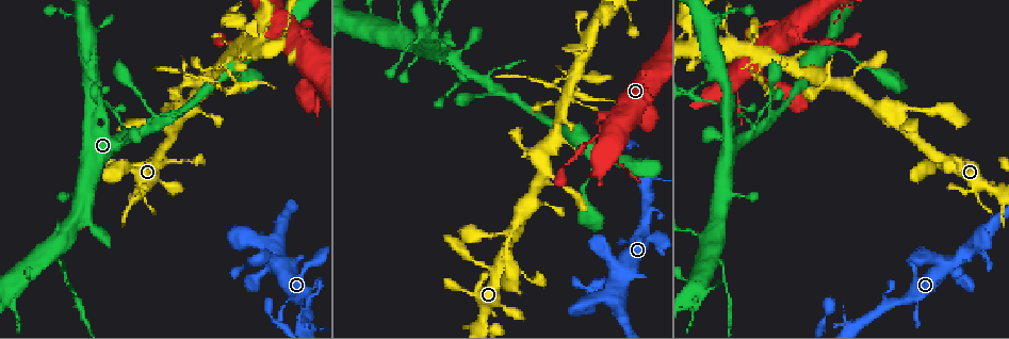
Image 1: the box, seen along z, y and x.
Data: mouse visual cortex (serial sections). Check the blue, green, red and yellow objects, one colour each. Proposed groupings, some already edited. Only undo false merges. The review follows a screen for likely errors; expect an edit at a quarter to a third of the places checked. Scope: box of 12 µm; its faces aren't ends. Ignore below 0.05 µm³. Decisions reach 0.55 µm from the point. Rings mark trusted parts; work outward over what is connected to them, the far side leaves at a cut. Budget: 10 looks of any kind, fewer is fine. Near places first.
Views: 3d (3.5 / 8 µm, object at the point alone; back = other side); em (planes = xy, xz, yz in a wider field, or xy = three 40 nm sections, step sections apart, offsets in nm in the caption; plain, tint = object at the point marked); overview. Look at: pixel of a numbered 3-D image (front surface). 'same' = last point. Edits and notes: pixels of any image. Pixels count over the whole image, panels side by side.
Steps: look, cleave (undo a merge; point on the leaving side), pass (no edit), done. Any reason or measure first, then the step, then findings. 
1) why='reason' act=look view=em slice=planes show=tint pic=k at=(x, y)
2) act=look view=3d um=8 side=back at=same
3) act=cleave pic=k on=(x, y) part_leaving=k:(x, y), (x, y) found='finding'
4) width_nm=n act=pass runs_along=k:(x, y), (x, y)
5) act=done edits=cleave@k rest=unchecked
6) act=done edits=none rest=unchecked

why='sudden change in width' act=look view=3d um=3.5 side=back pic=1 at=(762, 66)

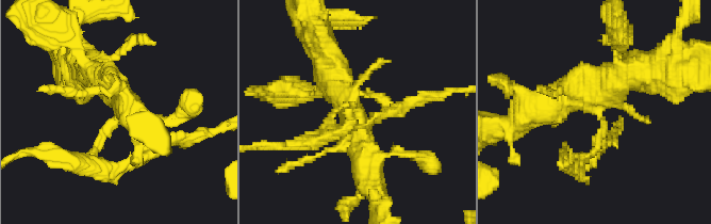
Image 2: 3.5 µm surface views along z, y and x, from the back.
act=cleave pic=2 on=(596, 156) part_leaving=2:(604, 123), (579, 165), (592, 156) found='a second cell is stuck on'

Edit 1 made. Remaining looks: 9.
why='redraw' act=look view=overview

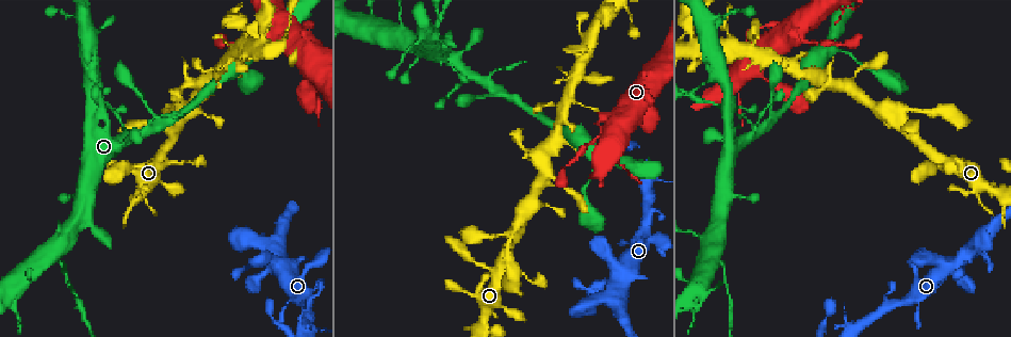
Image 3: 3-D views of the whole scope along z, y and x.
act=look view=3d um=3.5 pic=3 at=(597, 135)

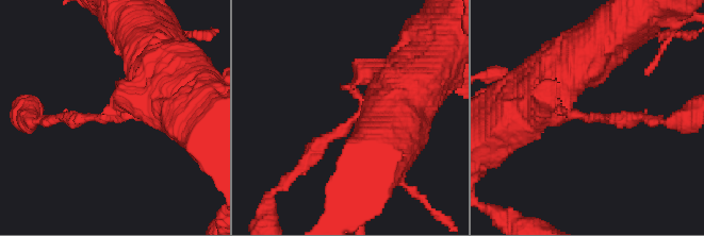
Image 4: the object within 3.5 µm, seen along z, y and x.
why='now the EM' act=look view=em slice=xy step=2 show=tint pic=4 at=(117, 118)

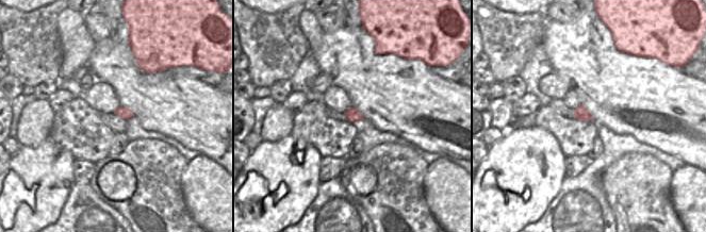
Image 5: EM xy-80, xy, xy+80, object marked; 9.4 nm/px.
act=pass runs_along=4:(406, 70), (301, 166) found='one cell here'

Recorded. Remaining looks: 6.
why='sharp bend' act=look view=3d um=3.5 pic=3 at=(91, 105)

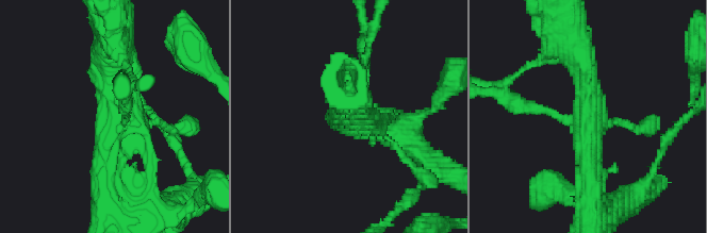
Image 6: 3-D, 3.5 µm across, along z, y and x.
act=look view=em slice=xy step=3 show=tint pic=6 at=(112, 122)

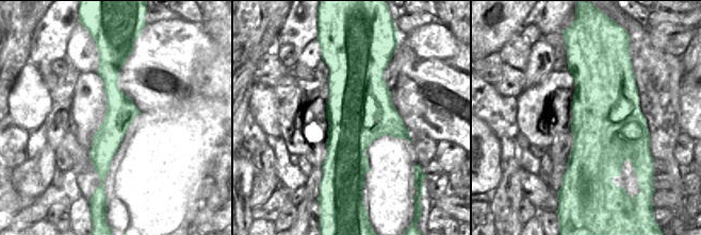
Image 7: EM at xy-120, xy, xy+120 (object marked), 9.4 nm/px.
act=look view=em slice=xy step=1 show=tint at=same

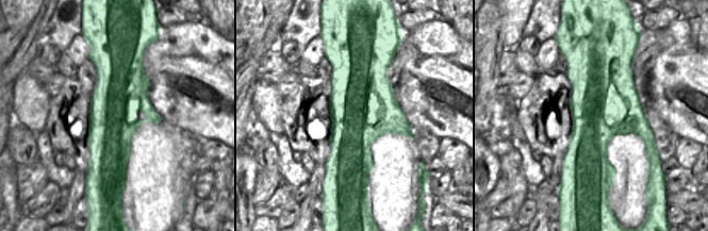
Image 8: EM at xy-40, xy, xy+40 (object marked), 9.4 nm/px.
act=pass runs_along=6:(588, 194), (588, 85), (574, 49) found='one cell here'

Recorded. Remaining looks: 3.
why='calibre changes' act=look view=3d um=3.5 pic=3 at=(63, 265)

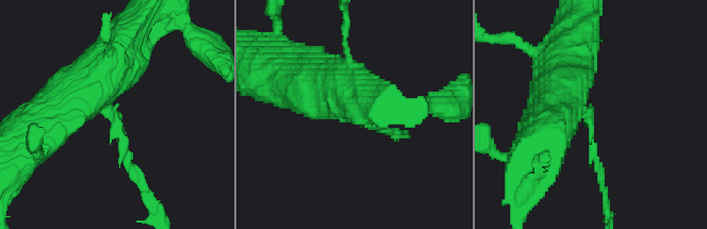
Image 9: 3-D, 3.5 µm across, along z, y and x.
arm_widths_nm=100,400 act=look view=em slice=planes show=tint pic=9 at=(115, 122)

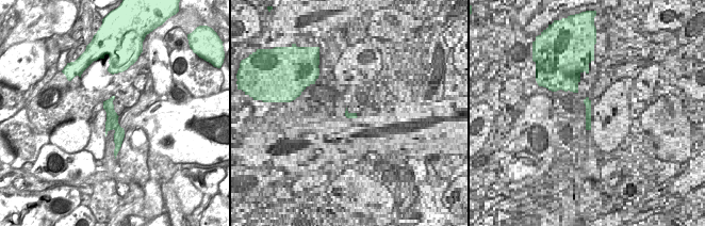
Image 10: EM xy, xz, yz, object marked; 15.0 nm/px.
act=look view=em slice=xy step=1 show=tint at=same

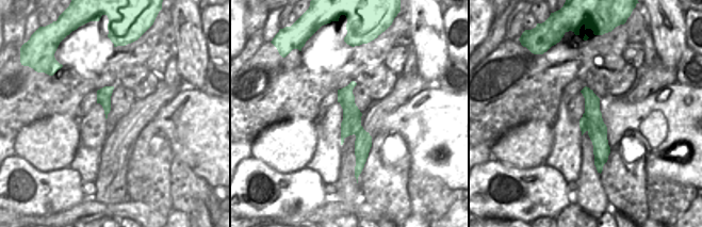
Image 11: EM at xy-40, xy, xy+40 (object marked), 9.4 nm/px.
width_nm=190 act=cleave pic=9 on=(135, 173) border=11:(603, 123), (593, 132), (591, 141) found='two cells meet here'

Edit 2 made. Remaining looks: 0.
act=done edits=cleave@2,cleave@9 rest=unchecked

